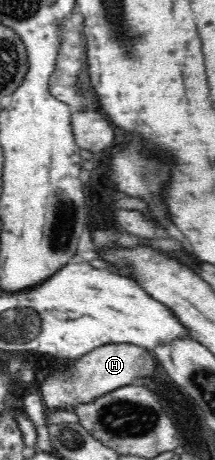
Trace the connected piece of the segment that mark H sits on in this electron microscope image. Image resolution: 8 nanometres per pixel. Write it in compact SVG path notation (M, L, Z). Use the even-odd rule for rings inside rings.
M106 344L86 353L82 359L78 360L78 363L74 362L74 365L80 371L81 378L79 380L72 380L68 367L64 367L64 371L50 374L40 387L42 400L48 410L70 410L78 404L91 402L98 396L111 393L126 385L132 385L136 379L154 377L158 361L150 349L136 344Z

